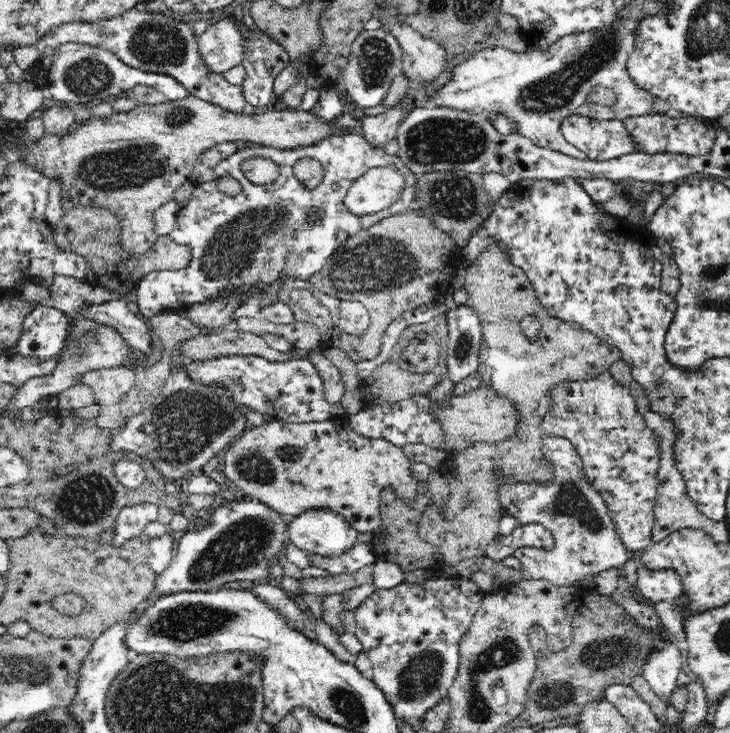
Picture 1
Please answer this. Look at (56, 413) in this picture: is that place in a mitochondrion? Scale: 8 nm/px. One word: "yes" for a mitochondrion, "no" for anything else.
no

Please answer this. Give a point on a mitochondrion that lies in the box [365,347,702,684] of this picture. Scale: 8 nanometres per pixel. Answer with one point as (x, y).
(610, 652)

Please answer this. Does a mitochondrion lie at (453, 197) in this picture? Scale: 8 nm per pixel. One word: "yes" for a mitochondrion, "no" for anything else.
yes

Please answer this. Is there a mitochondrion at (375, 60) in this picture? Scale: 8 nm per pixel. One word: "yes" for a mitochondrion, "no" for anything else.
yes

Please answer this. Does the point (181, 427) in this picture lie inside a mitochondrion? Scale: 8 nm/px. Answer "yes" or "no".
yes

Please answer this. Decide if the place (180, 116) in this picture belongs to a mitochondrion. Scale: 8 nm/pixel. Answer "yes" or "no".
yes

